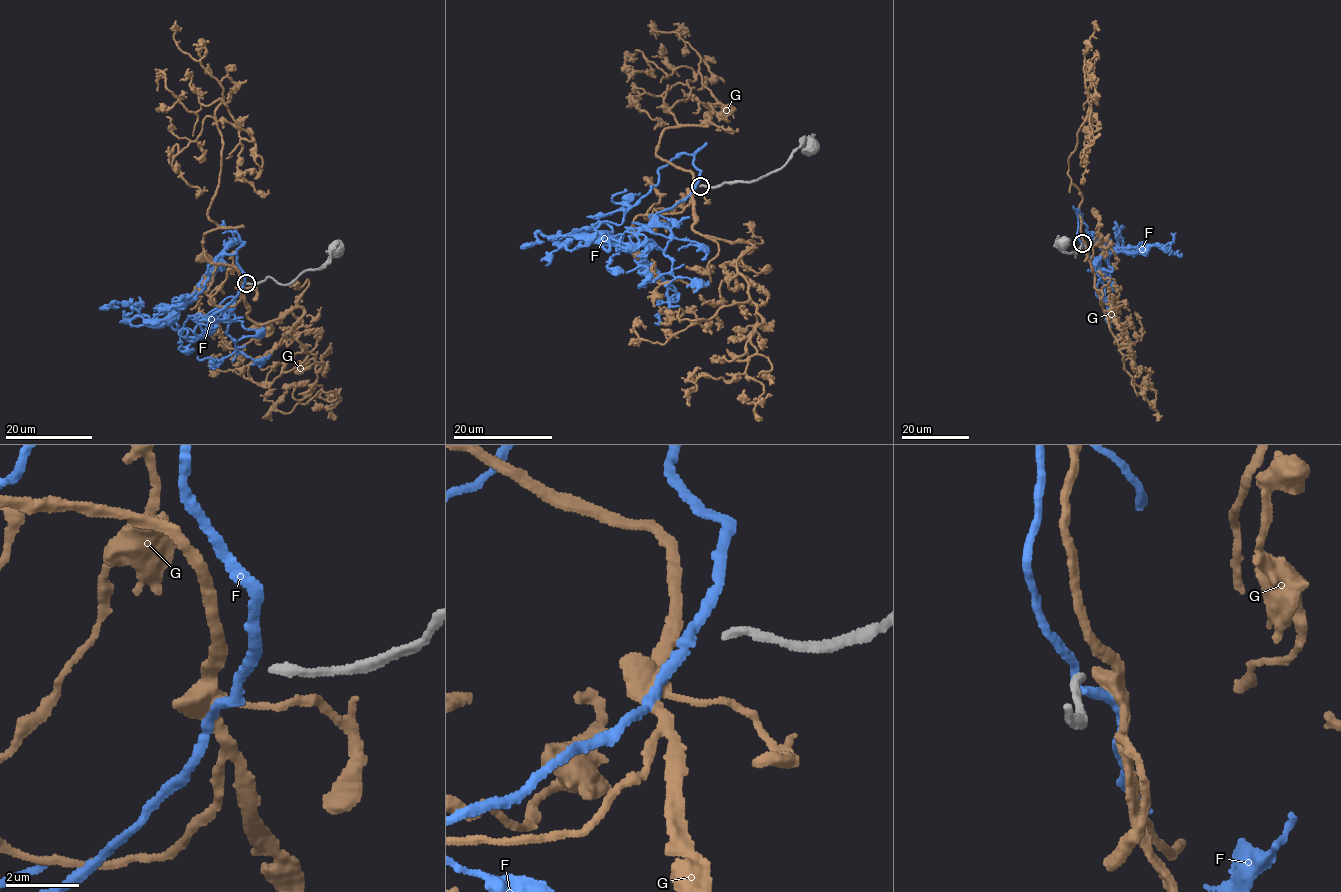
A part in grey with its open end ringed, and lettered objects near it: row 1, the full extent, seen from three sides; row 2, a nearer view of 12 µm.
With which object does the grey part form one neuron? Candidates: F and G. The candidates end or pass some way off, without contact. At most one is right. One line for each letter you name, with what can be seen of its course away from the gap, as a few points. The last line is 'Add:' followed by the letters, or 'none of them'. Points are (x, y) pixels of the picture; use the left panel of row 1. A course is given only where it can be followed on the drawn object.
Add: none of them

